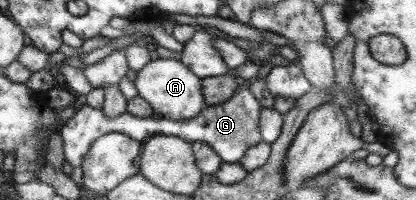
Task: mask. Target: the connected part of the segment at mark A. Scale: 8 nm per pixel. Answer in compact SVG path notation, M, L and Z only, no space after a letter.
M158 58L145 64L141 70L136 72L133 86L137 89L137 96L149 104L152 113L170 121L184 121L199 115L205 108L205 104L200 92L200 80L197 79L181 62L171 60L171 58Z

